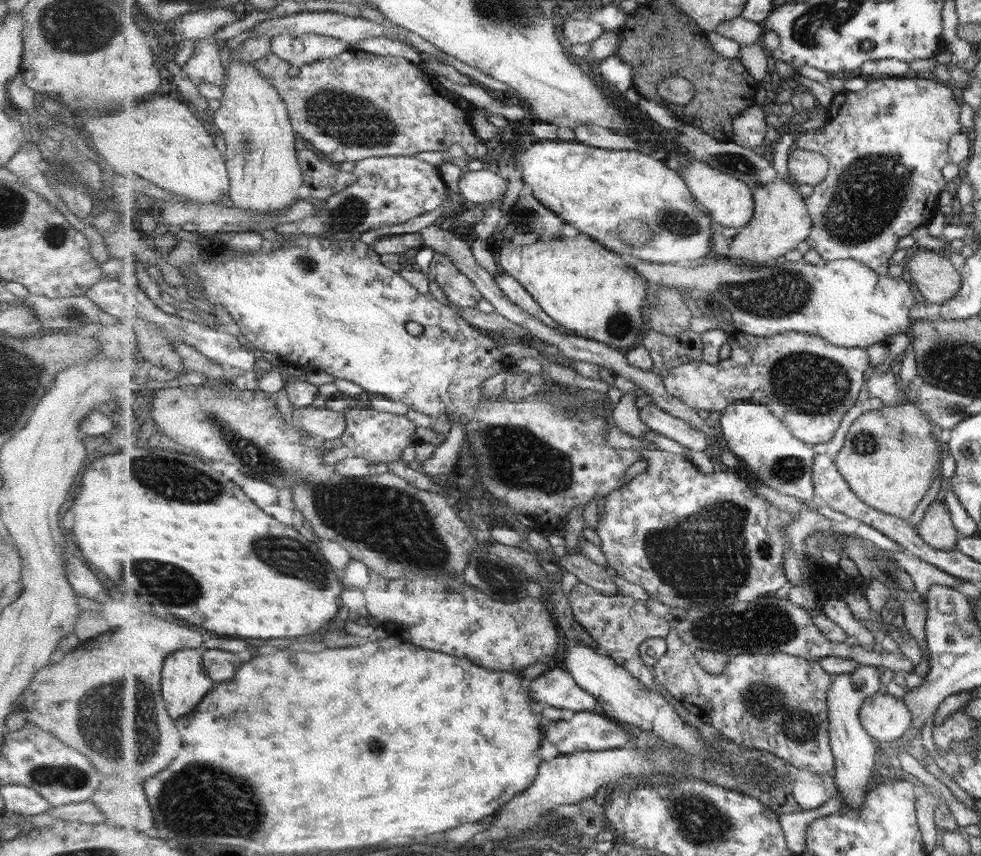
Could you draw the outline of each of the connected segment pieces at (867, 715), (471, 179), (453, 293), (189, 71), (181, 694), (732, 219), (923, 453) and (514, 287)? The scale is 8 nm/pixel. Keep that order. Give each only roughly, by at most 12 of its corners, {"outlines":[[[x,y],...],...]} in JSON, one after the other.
{"outlines":[[[877,693],[860,708],[867,732],[885,746],[909,732],[902,698]],[[493,167],[462,173],[472,204],[503,200],[509,181]],[[446,254],[429,271],[450,302],[476,308],[484,295]],[[196,41],[183,66],[189,80],[224,88],[225,66],[219,54],[224,41]],[[205,647],[172,652],[162,694],[177,720],[216,685],[204,667]],[[706,162],[681,174],[714,222],[737,231],[752,221],[752,187]],[[906,401],[862,414],[834,461],[909,521],[947,453]],[[497,267],[494,276],[507,298],[553,328],[559,328],[536,298]]]}

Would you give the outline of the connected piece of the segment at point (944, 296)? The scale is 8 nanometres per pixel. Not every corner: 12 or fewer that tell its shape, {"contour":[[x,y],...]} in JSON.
{"contour":[[911,251],[905,261],[926,302],[942,305],[964,278],[943,253]]}

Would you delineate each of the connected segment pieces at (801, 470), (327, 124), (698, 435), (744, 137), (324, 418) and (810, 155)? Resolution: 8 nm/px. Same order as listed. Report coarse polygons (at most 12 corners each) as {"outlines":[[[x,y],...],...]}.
{"outlines":[[[767,406],[721,413],[727,450],[758,480],[809,504],[814,445]],[[359,48],[253,65],[338,167],[481,160],[475,106],[406,58]],[[655,404],[641,420],[687,448],[709,452],[706,433]],[[762,105],[734,120],[734,142],[755,148],[765,142],[769,124]],[[313,406],[293,410],[295,423],[327,442],[346,431],[343,412]],[[797,147],[788,167],[796,184],[814,187],[827,178],[830,162]]]}

